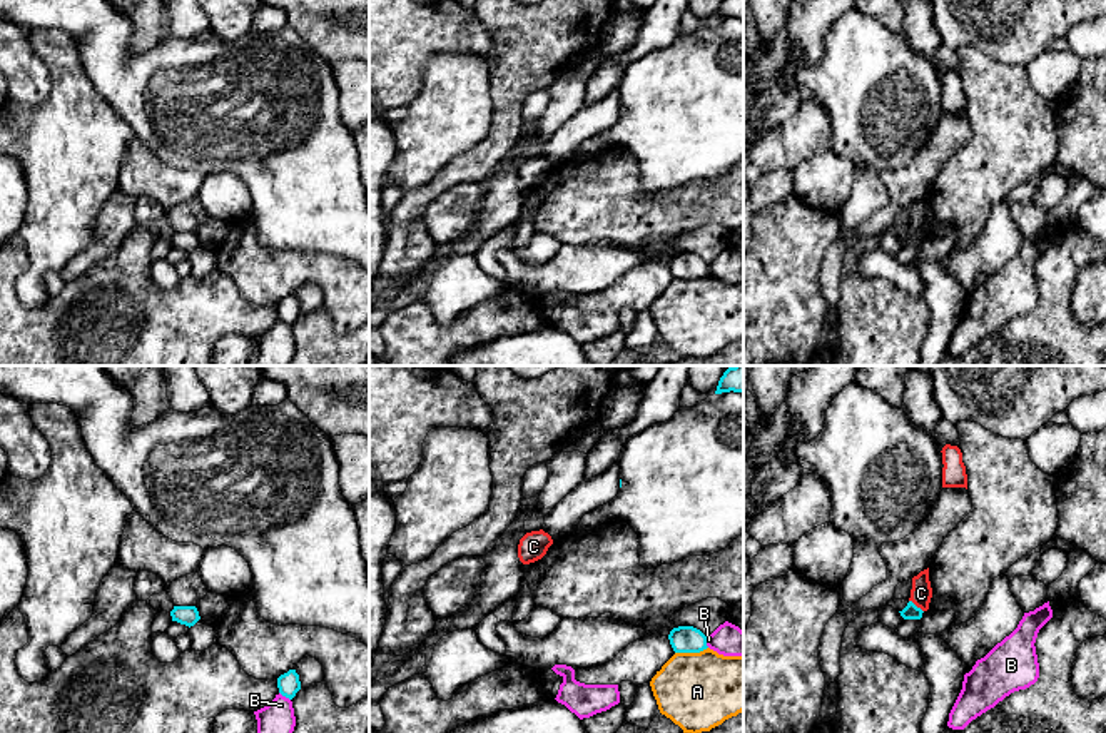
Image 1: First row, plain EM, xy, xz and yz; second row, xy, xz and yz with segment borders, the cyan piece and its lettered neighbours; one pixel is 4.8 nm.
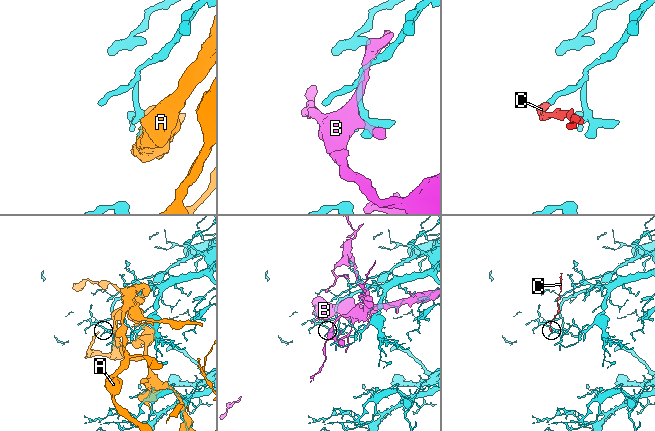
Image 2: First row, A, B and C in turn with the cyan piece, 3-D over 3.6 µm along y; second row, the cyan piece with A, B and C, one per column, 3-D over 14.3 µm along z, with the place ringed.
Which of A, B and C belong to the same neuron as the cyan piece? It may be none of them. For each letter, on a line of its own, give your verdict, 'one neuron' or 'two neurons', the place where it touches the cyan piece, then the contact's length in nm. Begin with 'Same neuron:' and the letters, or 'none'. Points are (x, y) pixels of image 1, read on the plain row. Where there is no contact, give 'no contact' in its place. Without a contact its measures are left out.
Same neuron: none
A: two neurons | xz (690, 278) | 160 nm
B: two neurons | xy (284, 321) | 70 nm
C: two neurons | yz (914, 231) | 90 nm

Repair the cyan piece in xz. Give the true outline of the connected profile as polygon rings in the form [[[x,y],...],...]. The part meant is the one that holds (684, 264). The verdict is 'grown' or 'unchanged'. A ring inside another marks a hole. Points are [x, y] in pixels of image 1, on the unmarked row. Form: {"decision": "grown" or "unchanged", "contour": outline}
{"decision": "unchanged", "contour": [[[693,252],[673,254],[668,260],[675,279],[700,279],[707,276],[707,262]]]}

